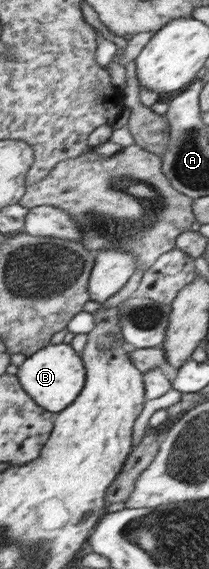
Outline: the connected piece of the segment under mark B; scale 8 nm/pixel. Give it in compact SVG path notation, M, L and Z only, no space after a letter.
M64 342L48 345L30 355L18 367L16 373L23 389L41 407L53 413L62 412L71 407L86 384L86 368L83 357L71 344Z

